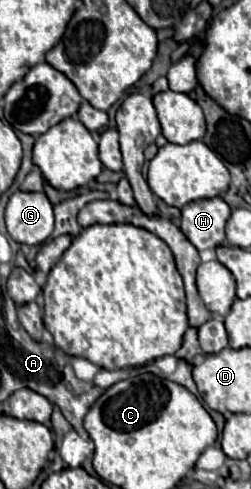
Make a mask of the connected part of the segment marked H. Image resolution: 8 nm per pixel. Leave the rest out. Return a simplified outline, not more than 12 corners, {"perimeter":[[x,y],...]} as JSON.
{"perimeter":[[220,197],[192,201],[180,229],[198,249],[226,245],[230,207]]}

